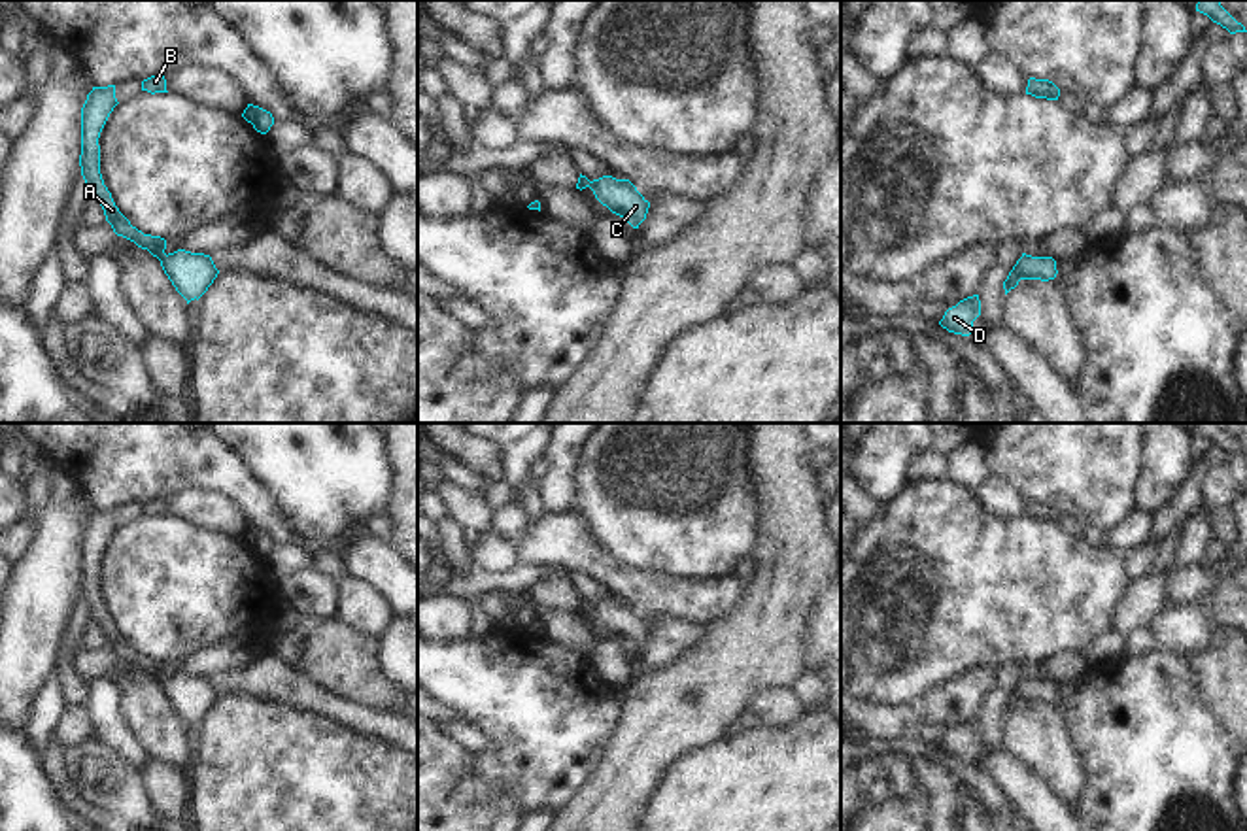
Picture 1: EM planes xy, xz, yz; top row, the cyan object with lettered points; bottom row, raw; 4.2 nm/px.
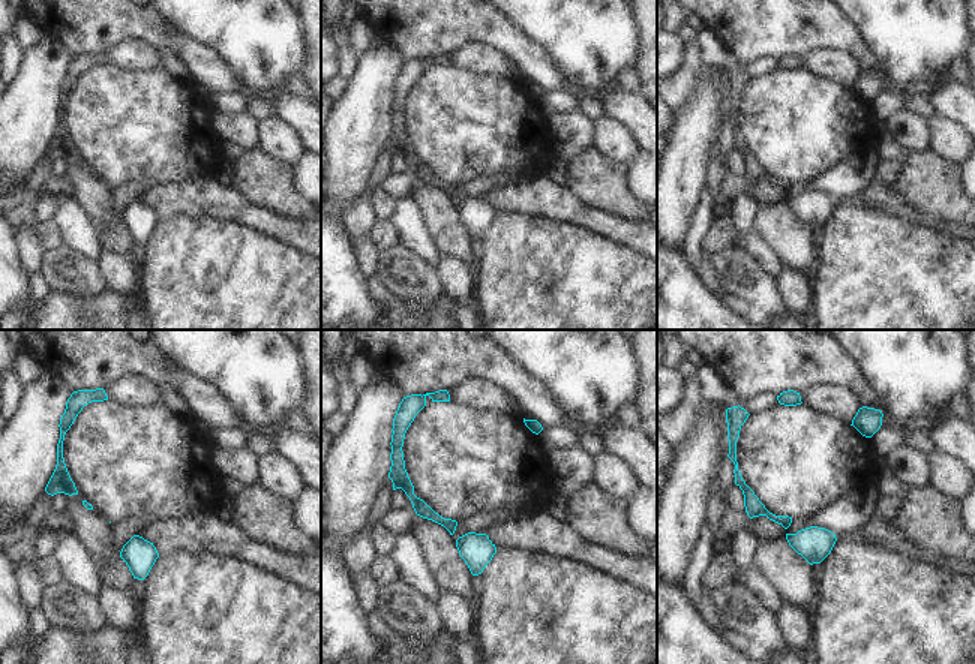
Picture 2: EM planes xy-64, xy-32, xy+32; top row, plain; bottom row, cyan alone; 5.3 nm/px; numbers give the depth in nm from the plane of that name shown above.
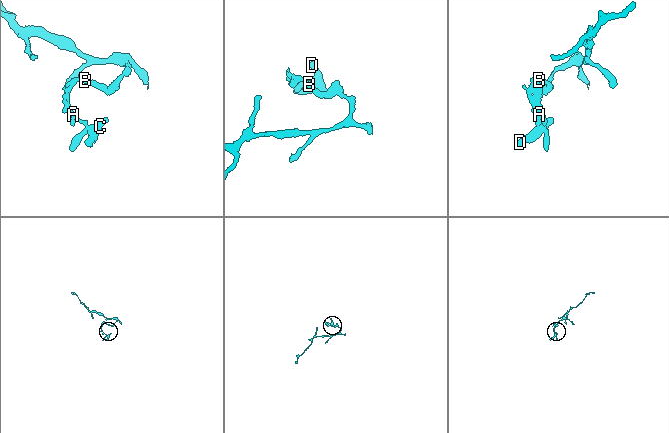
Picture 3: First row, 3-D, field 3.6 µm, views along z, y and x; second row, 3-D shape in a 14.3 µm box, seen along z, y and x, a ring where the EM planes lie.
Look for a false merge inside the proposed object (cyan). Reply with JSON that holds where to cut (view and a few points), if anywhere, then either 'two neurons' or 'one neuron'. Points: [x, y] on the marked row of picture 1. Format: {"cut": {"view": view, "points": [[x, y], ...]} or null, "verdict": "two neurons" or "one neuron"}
{"cut": {"view": "xy", "points": [[167, 255], [159, 259]]}, "verdict": "two neurons"}

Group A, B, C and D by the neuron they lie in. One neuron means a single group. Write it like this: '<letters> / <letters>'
A B / C D

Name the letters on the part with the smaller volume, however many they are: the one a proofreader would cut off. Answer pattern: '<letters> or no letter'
C, D

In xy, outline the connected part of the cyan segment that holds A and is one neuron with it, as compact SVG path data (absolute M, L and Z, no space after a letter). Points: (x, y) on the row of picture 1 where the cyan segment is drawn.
M115 85L93 87L93 91L87 94L87 100L81 108L81 176L89 185L89 196L94 196L100 202L106 221L111 225L113 232L134 242L138 247L147 249L161 261L166 257L166 240L161 236L144 234L132 227L130 221L115 206L111 193L104 185L100 174L98 138L117 104Z

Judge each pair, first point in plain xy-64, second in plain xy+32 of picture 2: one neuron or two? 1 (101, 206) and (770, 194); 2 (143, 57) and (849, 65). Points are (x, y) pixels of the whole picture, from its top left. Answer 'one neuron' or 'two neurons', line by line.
1: two neurons
2: one neuron

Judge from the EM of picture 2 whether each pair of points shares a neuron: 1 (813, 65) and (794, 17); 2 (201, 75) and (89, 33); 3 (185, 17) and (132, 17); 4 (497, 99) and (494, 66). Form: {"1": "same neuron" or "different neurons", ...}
{"1": "different neurons", "2": "same neuron", "3": "different neurons", "4": "different neurons"}

